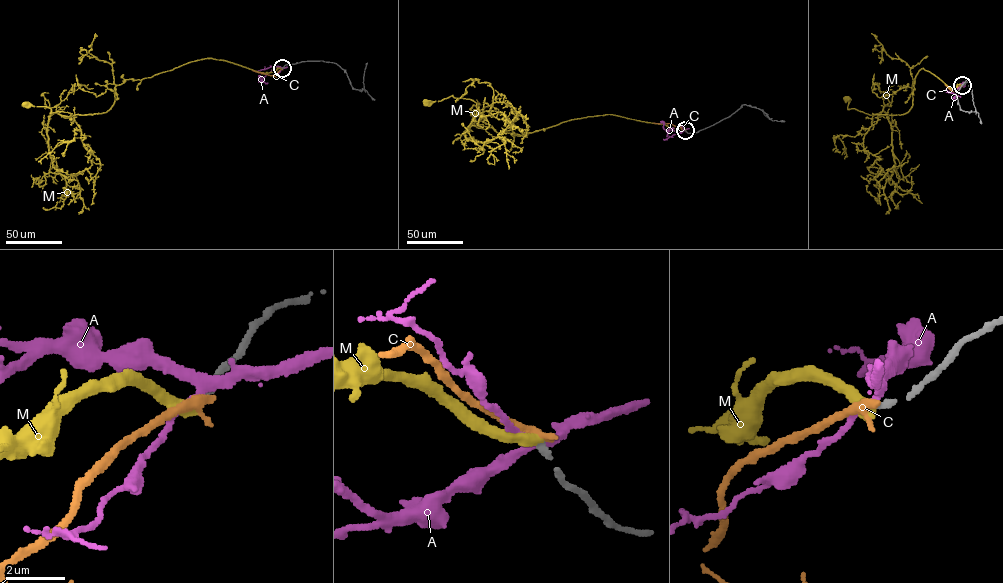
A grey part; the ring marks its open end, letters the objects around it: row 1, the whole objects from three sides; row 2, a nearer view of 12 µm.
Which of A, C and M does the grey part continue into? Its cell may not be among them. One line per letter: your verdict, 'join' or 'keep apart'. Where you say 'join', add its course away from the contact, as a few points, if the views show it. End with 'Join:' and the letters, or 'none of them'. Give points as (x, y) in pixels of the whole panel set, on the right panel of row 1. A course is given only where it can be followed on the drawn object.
A: keep apart
C: keep apart
M: keep apart
Join: none of them

